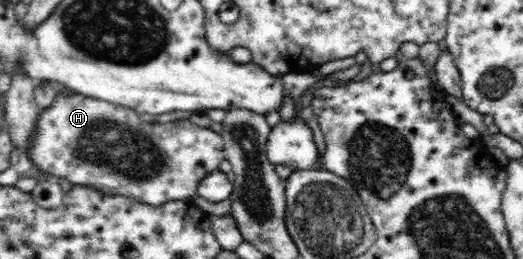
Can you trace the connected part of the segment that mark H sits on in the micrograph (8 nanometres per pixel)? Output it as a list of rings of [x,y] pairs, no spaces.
[[[70,90],[69,94],[59,92],[47,108],[41,109],[30,145],[24,152],[33,168],[31,173],[38,178],[91,186],[105,194],[121,194],[151,206],[177,200],[191,201],[199,180],[218,170],[225,158],[223,137],[209,128],[196,128],[189,121],[158,124],[152,119],[141,116],[135,109],[84,97],[75,91]]]

